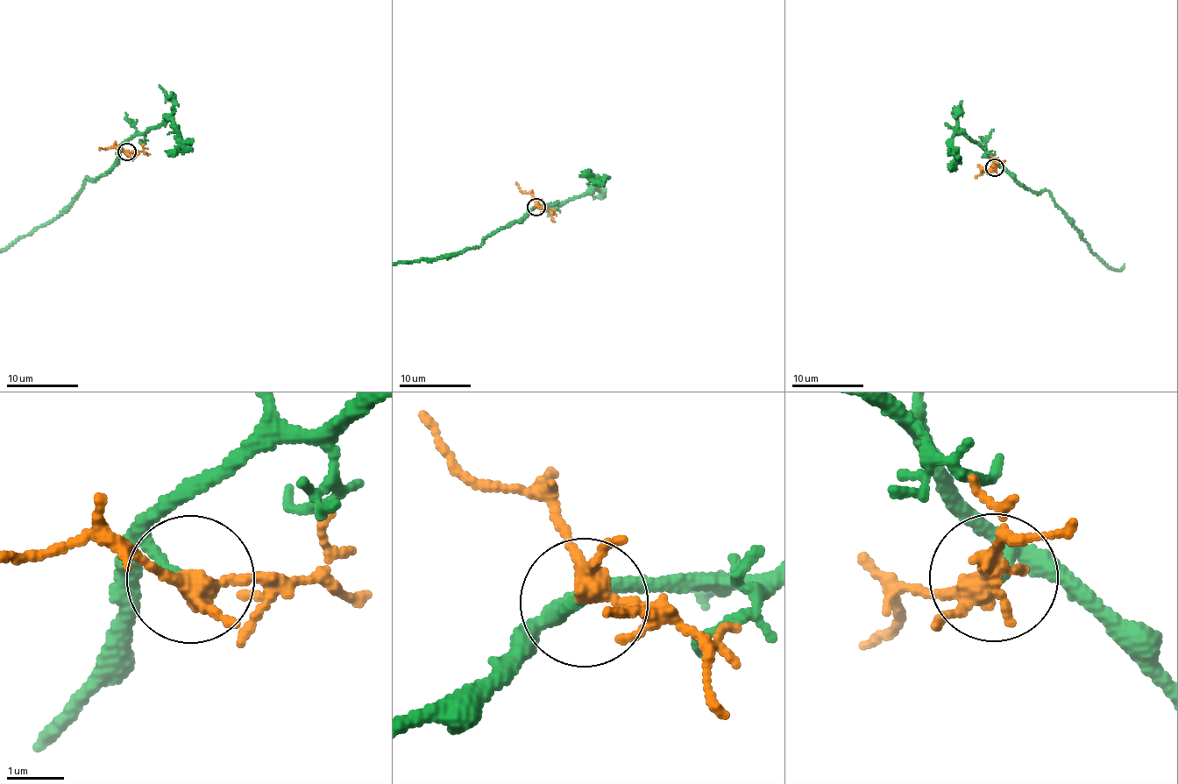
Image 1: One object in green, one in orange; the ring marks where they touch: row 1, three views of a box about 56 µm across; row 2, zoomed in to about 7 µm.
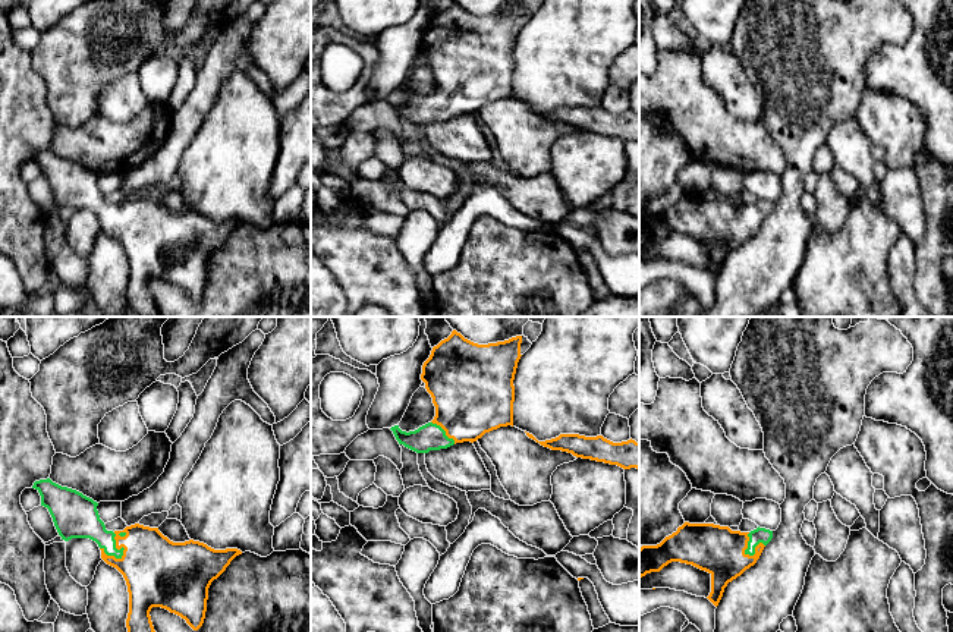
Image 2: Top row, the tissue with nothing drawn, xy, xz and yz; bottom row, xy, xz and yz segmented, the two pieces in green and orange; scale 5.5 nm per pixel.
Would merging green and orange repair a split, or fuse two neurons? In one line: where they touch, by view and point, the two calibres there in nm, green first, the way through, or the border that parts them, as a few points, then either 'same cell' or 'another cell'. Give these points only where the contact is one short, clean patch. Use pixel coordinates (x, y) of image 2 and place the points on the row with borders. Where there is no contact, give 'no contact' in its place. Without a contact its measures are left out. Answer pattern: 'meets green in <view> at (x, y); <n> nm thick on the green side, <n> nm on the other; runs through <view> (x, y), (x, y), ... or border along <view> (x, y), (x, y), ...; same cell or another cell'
meets green in xy at (122, 550); 160 nm thick on the green side, 380 nm on the other; runs through xy (85, 524), (122, 550), (138, 552), (159, 572); same cell

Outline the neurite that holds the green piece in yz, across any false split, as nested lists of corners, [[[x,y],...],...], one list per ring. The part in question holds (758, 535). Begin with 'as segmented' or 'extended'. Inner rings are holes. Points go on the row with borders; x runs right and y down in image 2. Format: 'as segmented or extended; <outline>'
extended; [[[685,522],[660,544],[639,548],[639,579],[671,562],[692,565],[711,575],[707,598],[717,607],[727,584],[757,563],[771,538],[773,531],[759,526],[740,532],[714,523]]]

